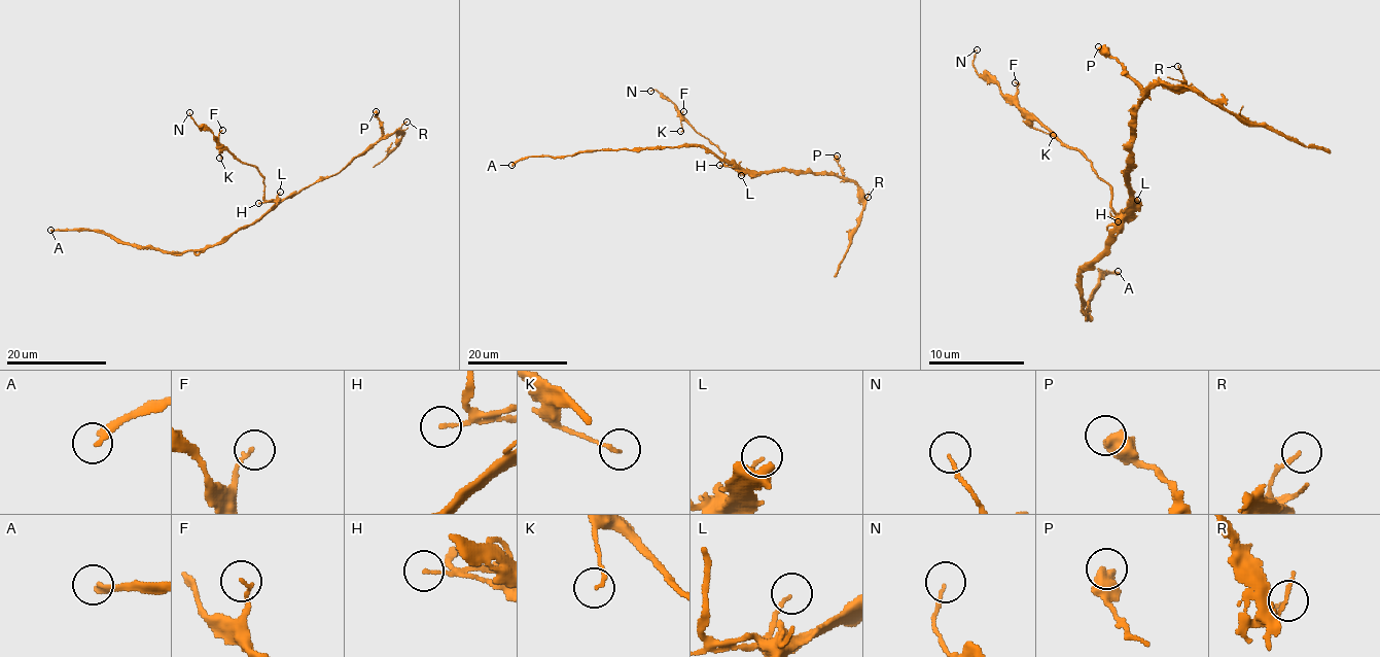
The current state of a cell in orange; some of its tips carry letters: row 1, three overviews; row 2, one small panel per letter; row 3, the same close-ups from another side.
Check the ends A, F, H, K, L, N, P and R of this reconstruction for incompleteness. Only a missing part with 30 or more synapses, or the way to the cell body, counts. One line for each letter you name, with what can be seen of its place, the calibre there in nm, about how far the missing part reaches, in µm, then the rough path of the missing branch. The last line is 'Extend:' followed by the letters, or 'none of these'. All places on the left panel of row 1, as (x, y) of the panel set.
Extend: none of these

